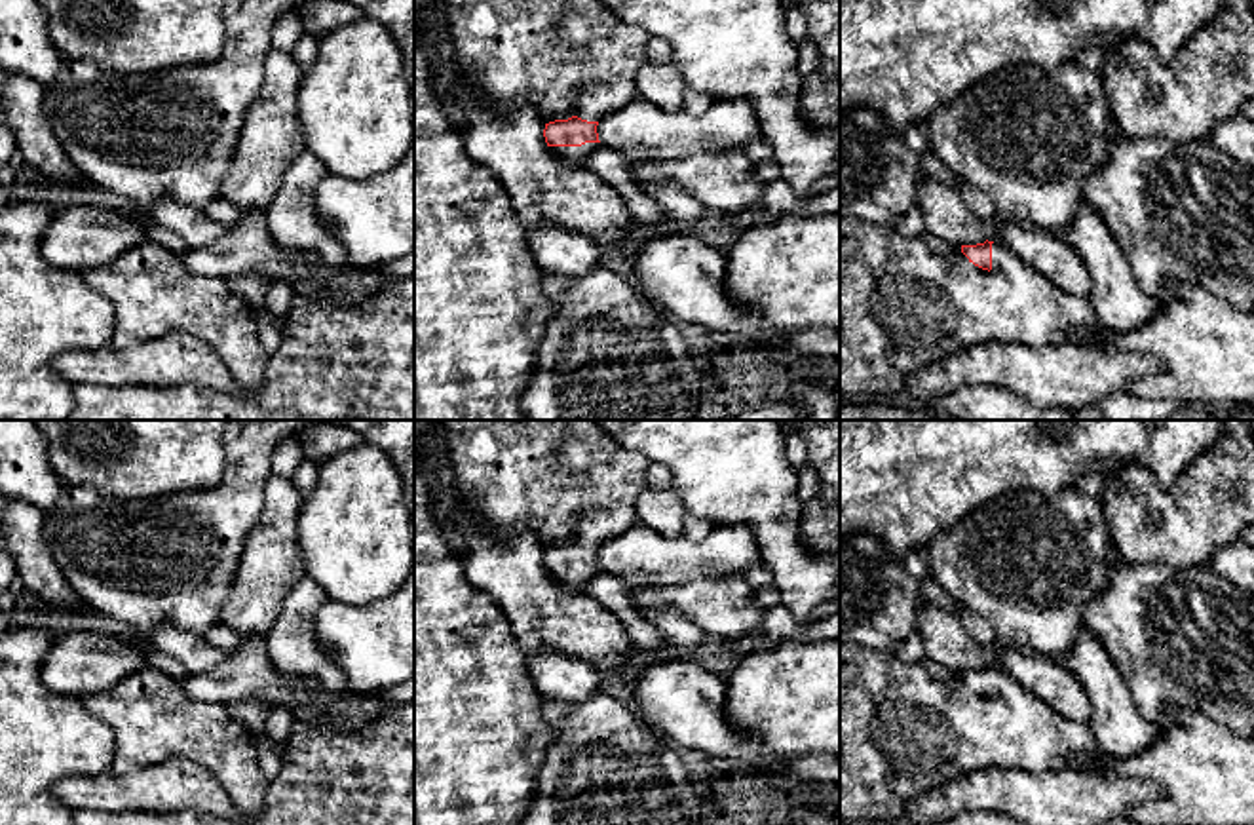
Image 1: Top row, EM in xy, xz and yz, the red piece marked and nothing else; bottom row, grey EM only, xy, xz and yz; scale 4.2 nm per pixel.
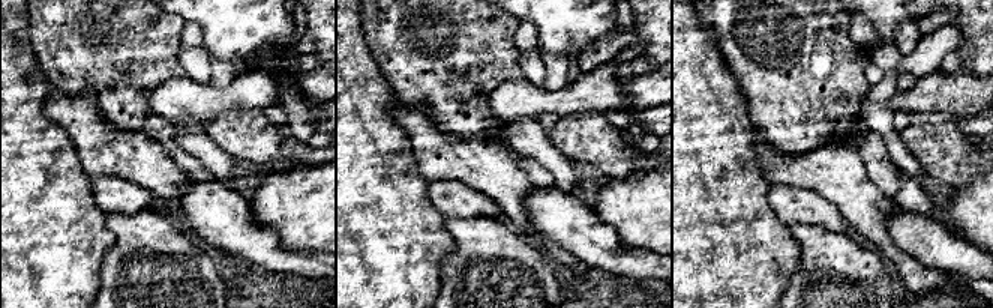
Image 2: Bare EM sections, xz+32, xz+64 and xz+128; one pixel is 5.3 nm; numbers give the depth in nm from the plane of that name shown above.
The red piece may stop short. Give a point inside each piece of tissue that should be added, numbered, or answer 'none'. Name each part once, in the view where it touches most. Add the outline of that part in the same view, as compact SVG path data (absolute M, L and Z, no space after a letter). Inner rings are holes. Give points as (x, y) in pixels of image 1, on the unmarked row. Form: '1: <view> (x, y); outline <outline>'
1: yz (905, 729); outline M861 644L840 646L840 817L846 821L876 825L889 817L904 819L904 808L912 798L980 768L1060 770L1070 768L1074 757L1089 758L1096 751L1089 724L1054 713L1005 671L992 669L988 698L975 692L960 671L940 667L929 658L904 663L895 652Z

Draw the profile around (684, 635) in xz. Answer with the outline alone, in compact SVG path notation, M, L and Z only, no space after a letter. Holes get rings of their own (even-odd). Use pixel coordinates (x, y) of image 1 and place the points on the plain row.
M650 608L638 612L665 635L671 646L688 658L694 658L701 646L711 648L712 644L712 639L703 629L699 629L674 608Z

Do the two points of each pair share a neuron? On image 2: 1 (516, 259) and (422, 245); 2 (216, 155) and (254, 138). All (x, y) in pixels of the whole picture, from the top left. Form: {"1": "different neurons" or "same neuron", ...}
{"1": "different neurons", "2": "different neurons"}

